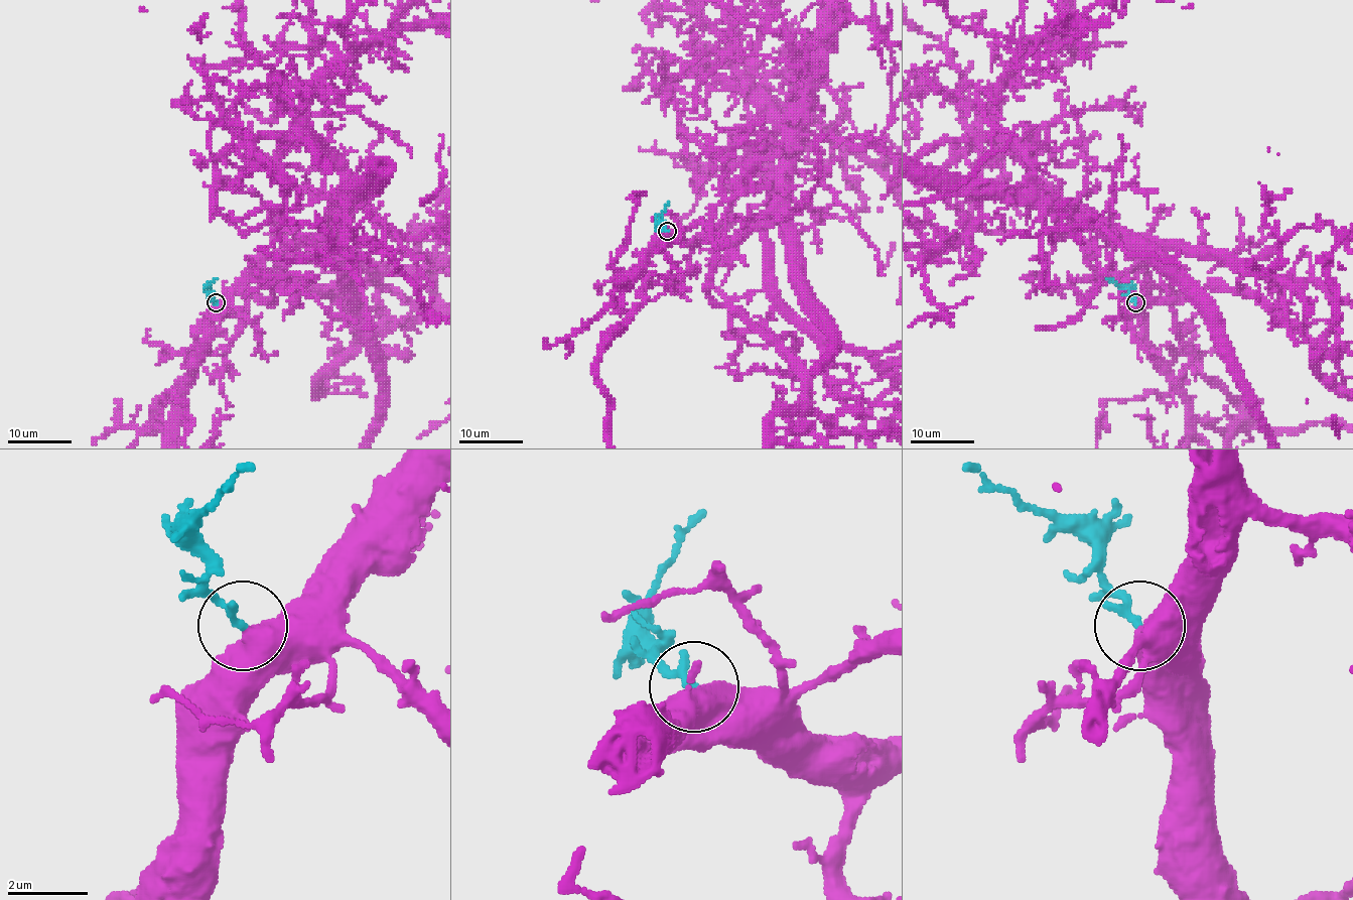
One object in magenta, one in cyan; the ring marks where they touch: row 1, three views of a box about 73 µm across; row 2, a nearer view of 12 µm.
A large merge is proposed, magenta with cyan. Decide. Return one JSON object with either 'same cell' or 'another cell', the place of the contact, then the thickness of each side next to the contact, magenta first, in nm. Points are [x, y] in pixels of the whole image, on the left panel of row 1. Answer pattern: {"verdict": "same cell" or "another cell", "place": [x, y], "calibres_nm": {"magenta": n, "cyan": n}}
{"verdict": "same cell", "place": [216, 302], "calibres_nm": {"magenta": 600, "cyan": 200}}

